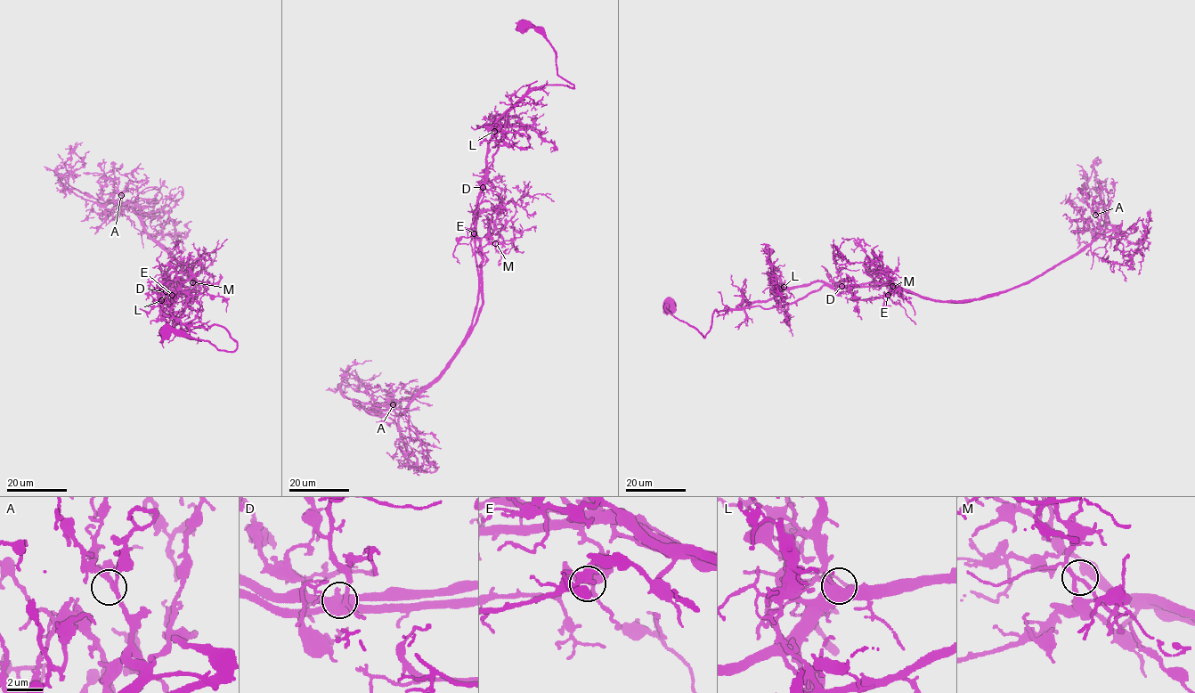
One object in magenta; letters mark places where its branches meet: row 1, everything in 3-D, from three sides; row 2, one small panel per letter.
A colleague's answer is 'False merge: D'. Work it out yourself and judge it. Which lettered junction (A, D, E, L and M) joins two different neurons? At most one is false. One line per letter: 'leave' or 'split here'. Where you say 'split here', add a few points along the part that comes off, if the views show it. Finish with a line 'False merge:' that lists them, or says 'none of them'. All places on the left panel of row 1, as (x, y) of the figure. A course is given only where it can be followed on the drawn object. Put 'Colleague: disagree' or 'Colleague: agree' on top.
Colleague: agree
A: leave
D: split here | (166, 292), (170, 282), (188, 291), (197, 289), (149, 236), (135, 206), (100, 202), (74, 189), (55, 167)
E: leave
L: leave
M: leave
False merge: D

